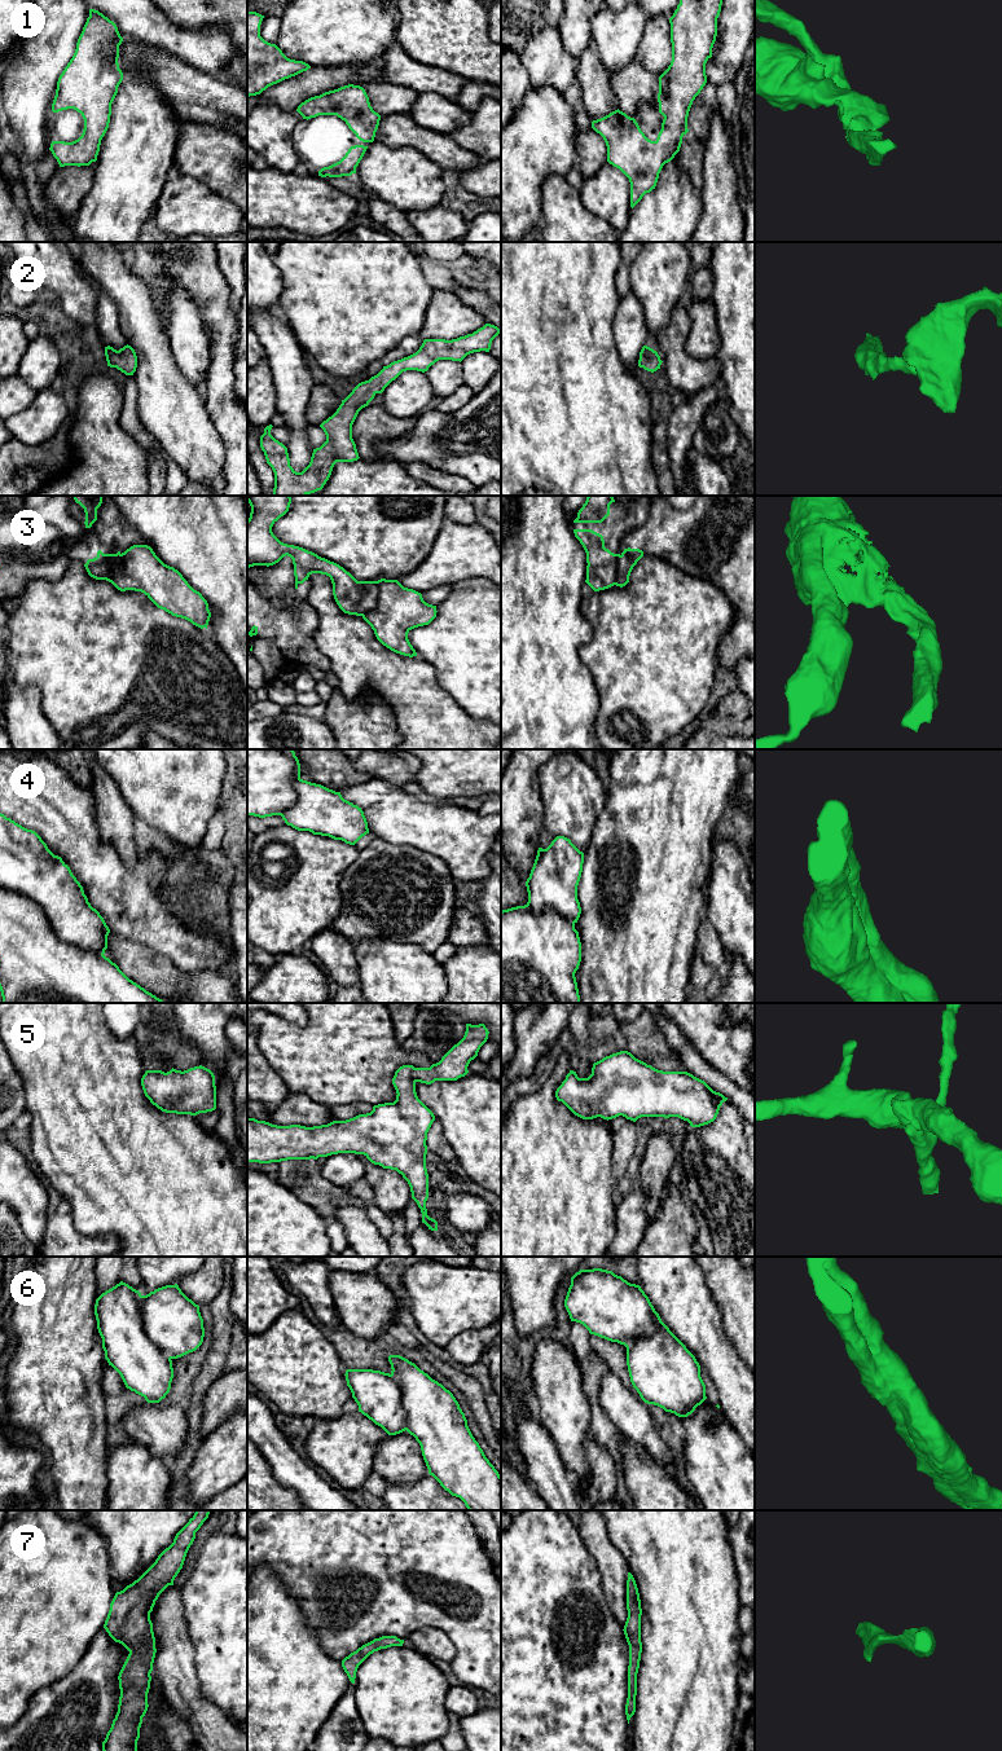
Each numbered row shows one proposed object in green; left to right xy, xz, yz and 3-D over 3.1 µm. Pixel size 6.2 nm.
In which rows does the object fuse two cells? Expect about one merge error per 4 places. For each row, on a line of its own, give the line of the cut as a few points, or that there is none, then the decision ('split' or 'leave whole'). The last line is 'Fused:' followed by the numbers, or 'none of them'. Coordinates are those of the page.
1: cut none; leave whole
2: cut none; leave whole
3: cut xz (377, 581), (377, 605), (361, 615); split
4: cut none; leave whole
5: cut none; leave whole
6: cut none; leave whole
7: cut none; leave whole
Fused: 3

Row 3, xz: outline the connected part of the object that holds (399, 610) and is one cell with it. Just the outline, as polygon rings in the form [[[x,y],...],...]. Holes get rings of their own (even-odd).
[[[381,578],[377,582],[377,606],[362,619],[383,646],[404,656],[417,656],[408,633],[429,625],[436,617],[436,606],[426,603],[421,593],[404,588],[397,580]]]

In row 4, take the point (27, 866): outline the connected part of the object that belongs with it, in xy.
[[[0,813],[0,991],[3,1003],[166,1003],[129,980],[106,958],[110,933],[104,918],[91,906],[83,887],[61,857],[54,855],[32,830],[27,830]]]

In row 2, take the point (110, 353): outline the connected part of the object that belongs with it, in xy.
[[[124,346],[119,351],[113,347],[105,347],[107,366],[117,368],[126,375],[133,375],[137,368],[137,356],[131,346]]]

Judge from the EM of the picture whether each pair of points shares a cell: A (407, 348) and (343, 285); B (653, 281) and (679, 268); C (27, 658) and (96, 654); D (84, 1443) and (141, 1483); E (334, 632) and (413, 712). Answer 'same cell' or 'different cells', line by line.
A: different cells
B: same cell
C: same cell
D: different cells
E: same cell

